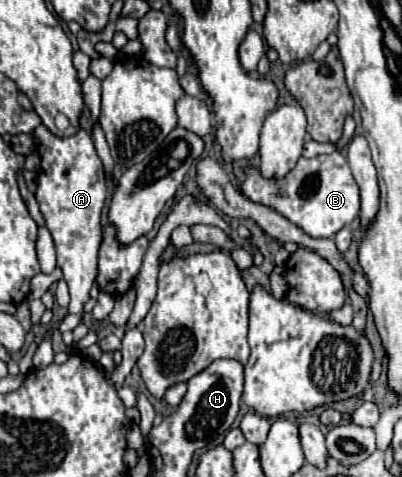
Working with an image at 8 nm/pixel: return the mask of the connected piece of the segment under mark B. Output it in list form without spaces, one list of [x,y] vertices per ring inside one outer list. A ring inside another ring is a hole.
[[[336,150],[316,158],[300,158],[298,164],[284,178],[264,178],[256,166],[242,168],[246,178],[242,182],[242,194],[256,204],[278,210],[294,226],[302,228],[312,238],[330,238],[342,226],[350,224],[360,212],[360,194],[352,178],[346,158]]]

